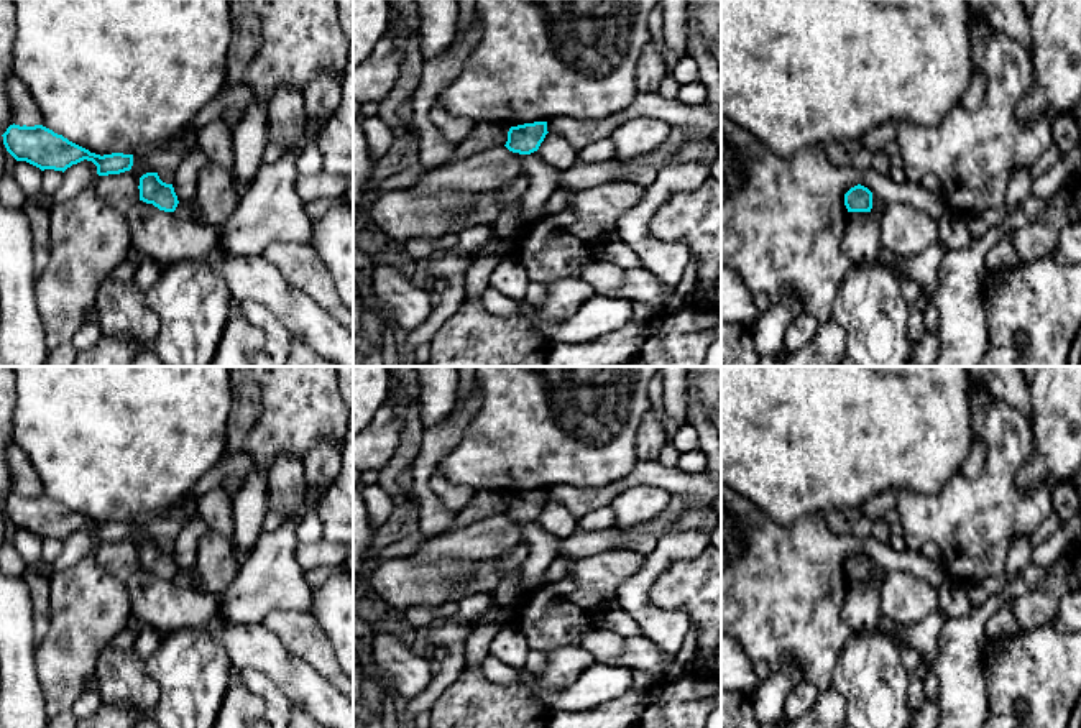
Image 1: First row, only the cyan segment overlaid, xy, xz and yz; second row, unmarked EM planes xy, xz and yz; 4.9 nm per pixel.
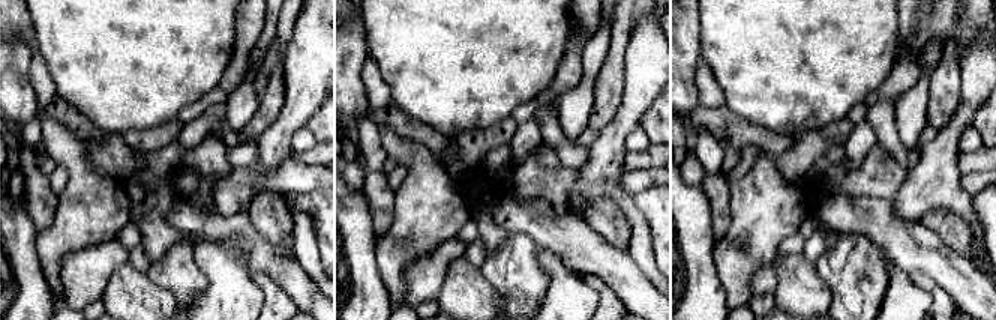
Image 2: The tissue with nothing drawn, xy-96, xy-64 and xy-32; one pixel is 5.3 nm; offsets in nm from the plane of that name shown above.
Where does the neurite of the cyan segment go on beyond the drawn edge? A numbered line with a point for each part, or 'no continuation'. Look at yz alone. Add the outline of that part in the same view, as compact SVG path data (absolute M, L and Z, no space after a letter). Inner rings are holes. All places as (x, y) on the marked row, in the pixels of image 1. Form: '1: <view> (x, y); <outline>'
no continuation

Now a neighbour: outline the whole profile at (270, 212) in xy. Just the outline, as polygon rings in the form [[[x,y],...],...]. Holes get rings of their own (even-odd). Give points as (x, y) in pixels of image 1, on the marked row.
[[[304,130],[278,161],[260,168],[255,182],[220,227],[217,245],[227,256],[258,256],[269,245],[283,242],[310,247],[312,219],[296,192],[296,159],[302,145],[310,140],[314,133]]]

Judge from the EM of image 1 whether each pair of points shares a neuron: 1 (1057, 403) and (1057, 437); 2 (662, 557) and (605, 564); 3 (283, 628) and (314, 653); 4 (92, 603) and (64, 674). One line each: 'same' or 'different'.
1: same
2: different
3: same
4: same

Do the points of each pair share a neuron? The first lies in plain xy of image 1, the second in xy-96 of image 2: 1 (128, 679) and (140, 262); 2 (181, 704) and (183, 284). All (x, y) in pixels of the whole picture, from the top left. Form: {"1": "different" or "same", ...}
{"1": "different", "2": "same"}

